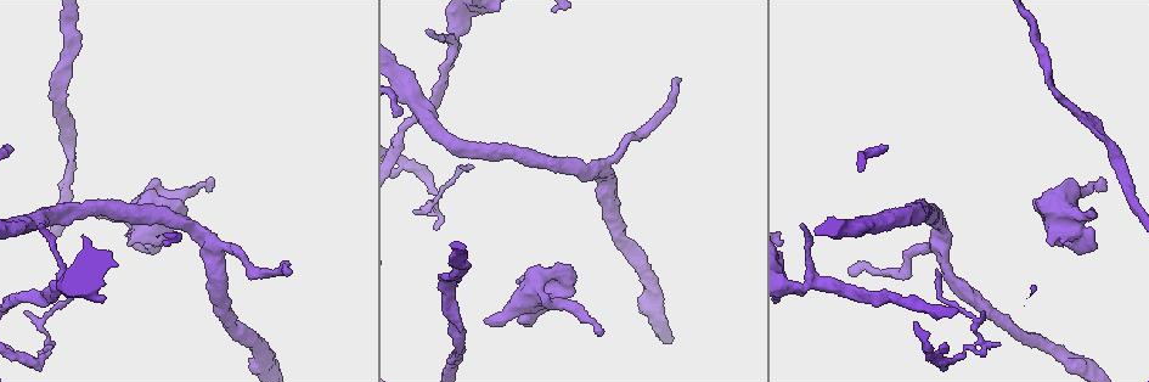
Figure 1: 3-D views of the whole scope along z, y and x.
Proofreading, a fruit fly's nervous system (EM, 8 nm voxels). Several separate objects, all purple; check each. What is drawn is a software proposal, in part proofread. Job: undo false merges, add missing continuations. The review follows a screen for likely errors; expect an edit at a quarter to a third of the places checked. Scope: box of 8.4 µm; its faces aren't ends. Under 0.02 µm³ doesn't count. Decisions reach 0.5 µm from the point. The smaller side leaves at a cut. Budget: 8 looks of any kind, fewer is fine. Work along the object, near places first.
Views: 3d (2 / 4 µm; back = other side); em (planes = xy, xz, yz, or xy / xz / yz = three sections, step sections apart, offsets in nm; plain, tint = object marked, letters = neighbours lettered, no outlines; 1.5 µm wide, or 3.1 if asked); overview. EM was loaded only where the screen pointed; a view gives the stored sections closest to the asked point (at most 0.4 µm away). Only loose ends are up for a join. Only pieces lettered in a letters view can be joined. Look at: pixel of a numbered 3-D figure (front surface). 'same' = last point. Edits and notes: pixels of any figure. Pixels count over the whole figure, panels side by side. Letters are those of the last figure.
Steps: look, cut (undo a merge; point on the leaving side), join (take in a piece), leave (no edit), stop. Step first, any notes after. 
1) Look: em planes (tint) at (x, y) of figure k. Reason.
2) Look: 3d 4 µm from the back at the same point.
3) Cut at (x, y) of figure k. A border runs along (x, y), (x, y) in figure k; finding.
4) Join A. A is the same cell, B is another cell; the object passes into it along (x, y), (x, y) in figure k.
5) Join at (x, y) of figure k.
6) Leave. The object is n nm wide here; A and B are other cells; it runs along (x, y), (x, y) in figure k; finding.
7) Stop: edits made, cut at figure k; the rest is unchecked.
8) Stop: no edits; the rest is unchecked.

Look: em planes (letters) at (851, 272) of figure 1. End of a long branch.

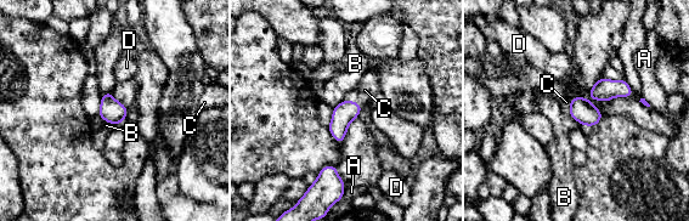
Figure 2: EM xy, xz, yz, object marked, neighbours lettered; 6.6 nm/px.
Join at (370, 85) of figure 2. The object is 150 nm wide here; C is the same cell, A, B and D are other cells; the object passes into it along (344, 113), (354, 102), (370, 85) in figure 2; it goes on there.

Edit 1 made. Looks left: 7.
Look: overview.

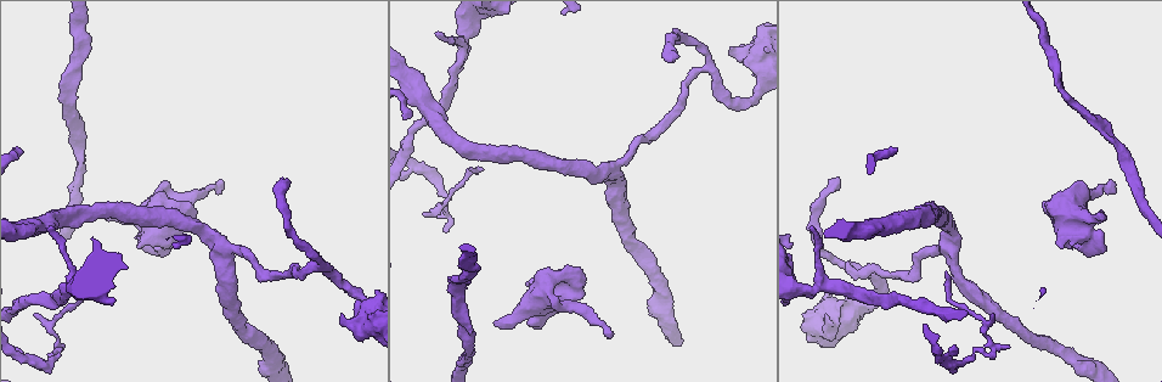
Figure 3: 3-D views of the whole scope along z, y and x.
Look: em xz step 8 (tint) at (136, 247) of figure 3. Stops while still wide.

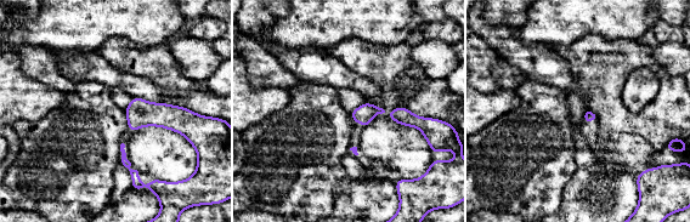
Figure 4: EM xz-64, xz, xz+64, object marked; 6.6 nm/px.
Look: em planes (letters) at the same point. Cut it another way.

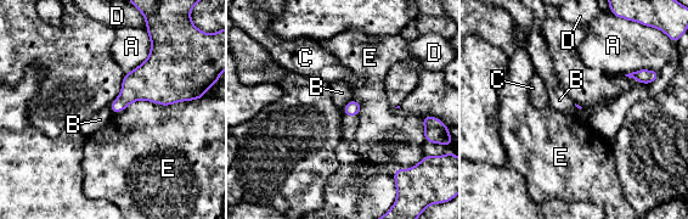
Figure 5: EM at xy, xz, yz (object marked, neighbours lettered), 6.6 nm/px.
Leave. A, B, C, D and E are other cells; a border runs along (351, 99), (342, 110) in figure 5; none of them fits.

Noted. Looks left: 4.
Look: em yz step 4 (letters) at (611, 331) of figure 3. An open end.

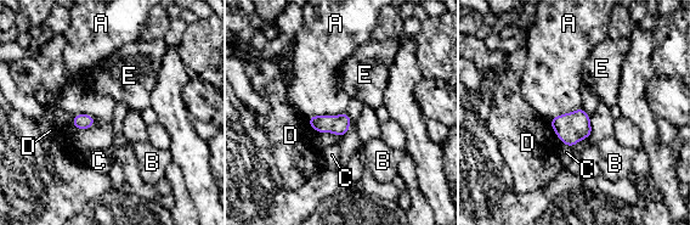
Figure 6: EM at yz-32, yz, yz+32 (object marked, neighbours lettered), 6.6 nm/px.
Leave. The object is 120 nm wide here; A, B, C, D and E are other cells; a border runs along (73, 114), (90, 114), (96, 122) in figure 6; none of them fits.

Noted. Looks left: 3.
Stop: edits made, join at figure 2; the rest is unchecked.

